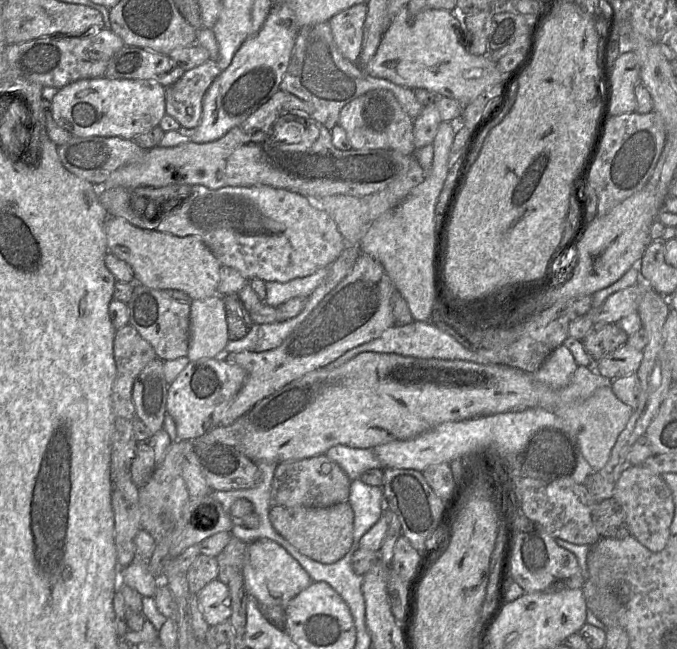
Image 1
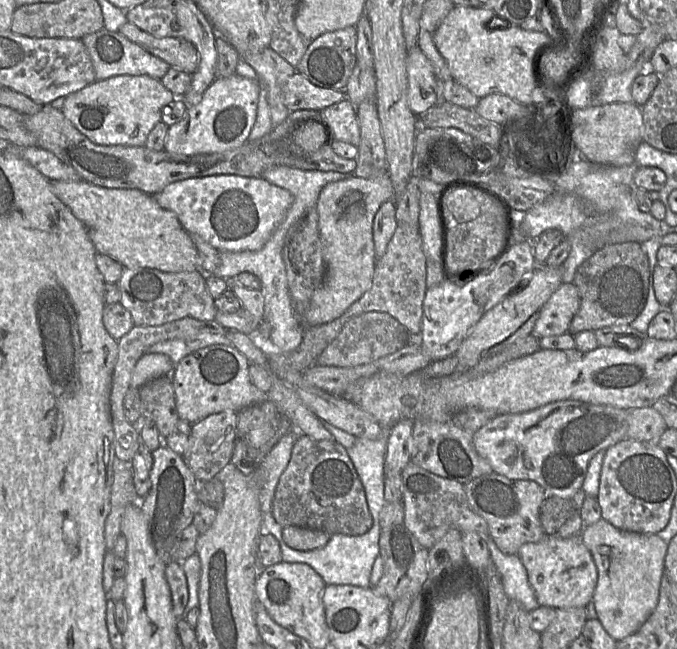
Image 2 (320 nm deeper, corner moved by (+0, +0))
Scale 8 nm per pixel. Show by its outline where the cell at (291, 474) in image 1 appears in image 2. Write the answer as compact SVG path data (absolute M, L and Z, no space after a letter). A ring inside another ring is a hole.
M299 434L293 445L289 463L277 483L271 509L275 521L283 528L310 528L331 536L360 536L373 525L363 485L346 448L334 439L317 441L304 434Z

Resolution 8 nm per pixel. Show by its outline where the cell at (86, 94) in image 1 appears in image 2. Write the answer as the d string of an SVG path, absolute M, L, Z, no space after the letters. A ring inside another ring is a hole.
M117 75L105 80L96 80L65 98L62 108L67 119L90 141L98 145L146 146L149 133L161 121L162 110L170 105L176 96L160 79L148 75Z

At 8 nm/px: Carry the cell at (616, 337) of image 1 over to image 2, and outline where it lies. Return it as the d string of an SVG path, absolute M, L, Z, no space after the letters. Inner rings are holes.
M639 242L605 245L585 260L572 282L578 289L579 309L567 332L572 336L603 327L629 326L643 310L649 287L648 258Z

